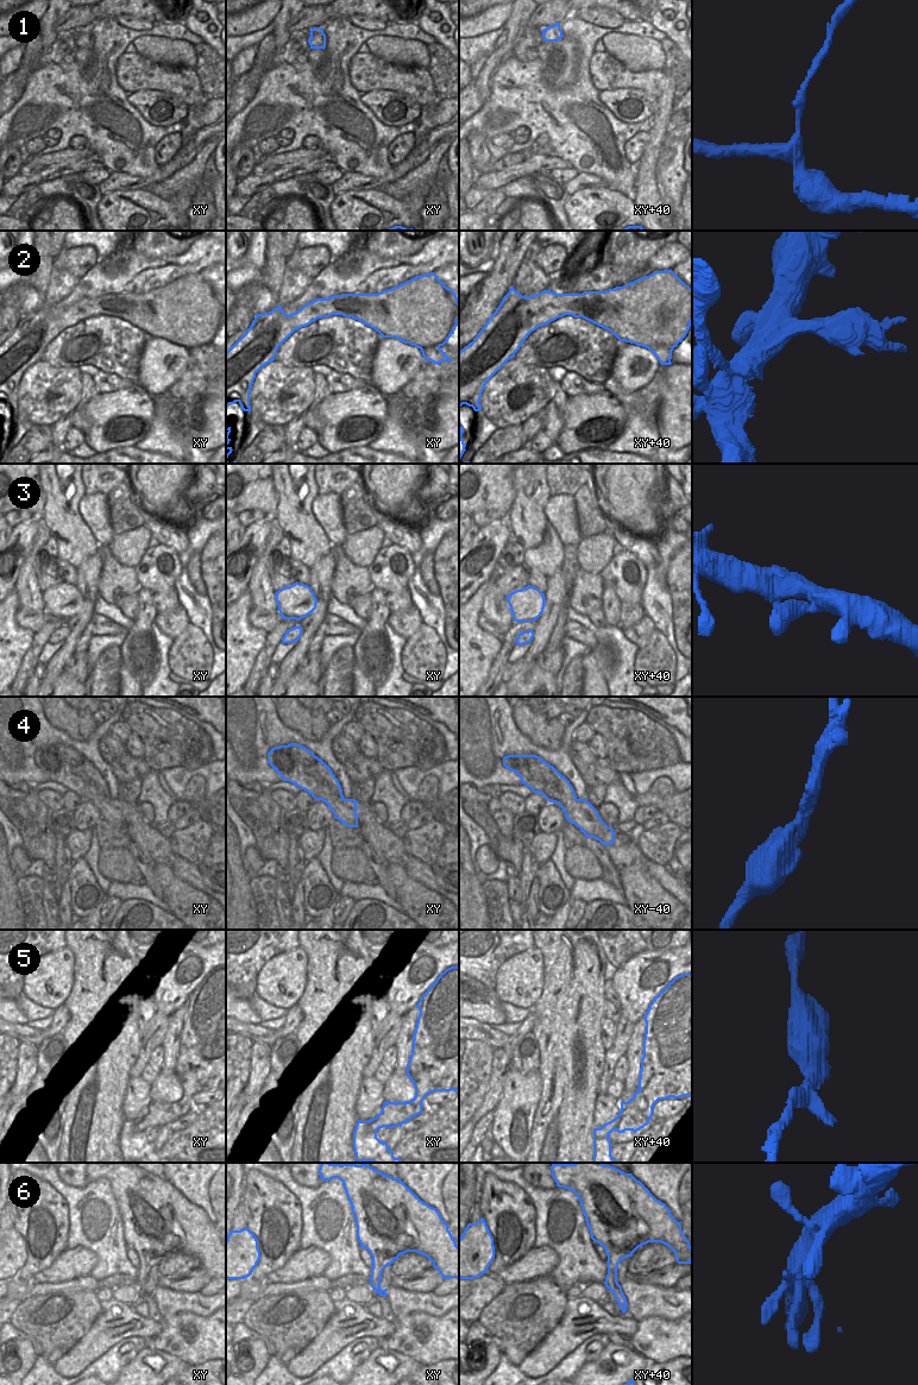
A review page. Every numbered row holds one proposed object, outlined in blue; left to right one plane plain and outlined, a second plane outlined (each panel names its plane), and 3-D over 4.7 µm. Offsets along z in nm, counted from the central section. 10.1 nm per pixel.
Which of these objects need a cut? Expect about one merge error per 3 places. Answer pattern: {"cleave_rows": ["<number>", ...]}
{"cleave_rows": ["2", "4"]}

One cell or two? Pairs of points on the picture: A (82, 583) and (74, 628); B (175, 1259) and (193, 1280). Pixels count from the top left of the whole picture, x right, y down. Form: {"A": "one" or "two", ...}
{"A": "one", "B": "two"}

